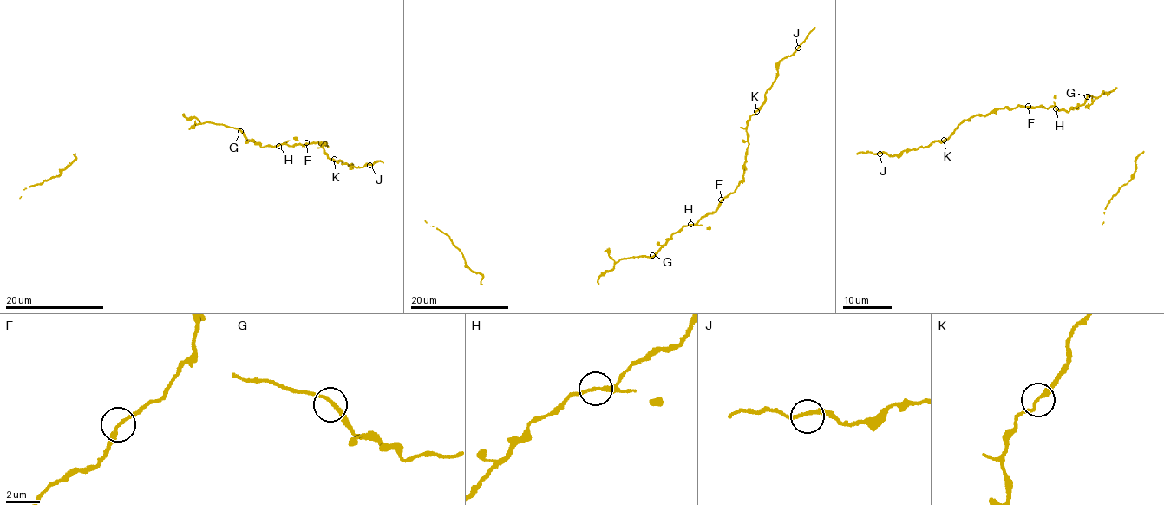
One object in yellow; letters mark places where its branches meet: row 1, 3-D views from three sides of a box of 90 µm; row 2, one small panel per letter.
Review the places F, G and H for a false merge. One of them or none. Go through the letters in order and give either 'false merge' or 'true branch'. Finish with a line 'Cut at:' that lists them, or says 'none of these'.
F: false merge
G: true branch
H: true branch
Cut at: F

